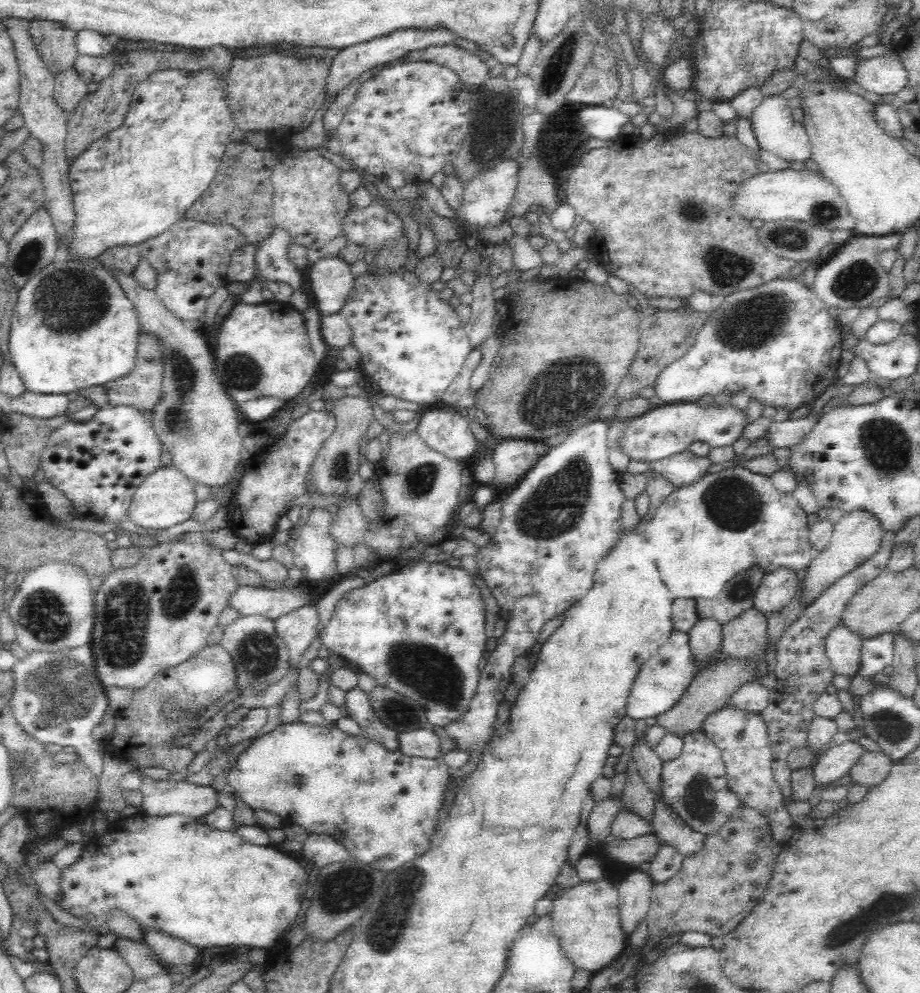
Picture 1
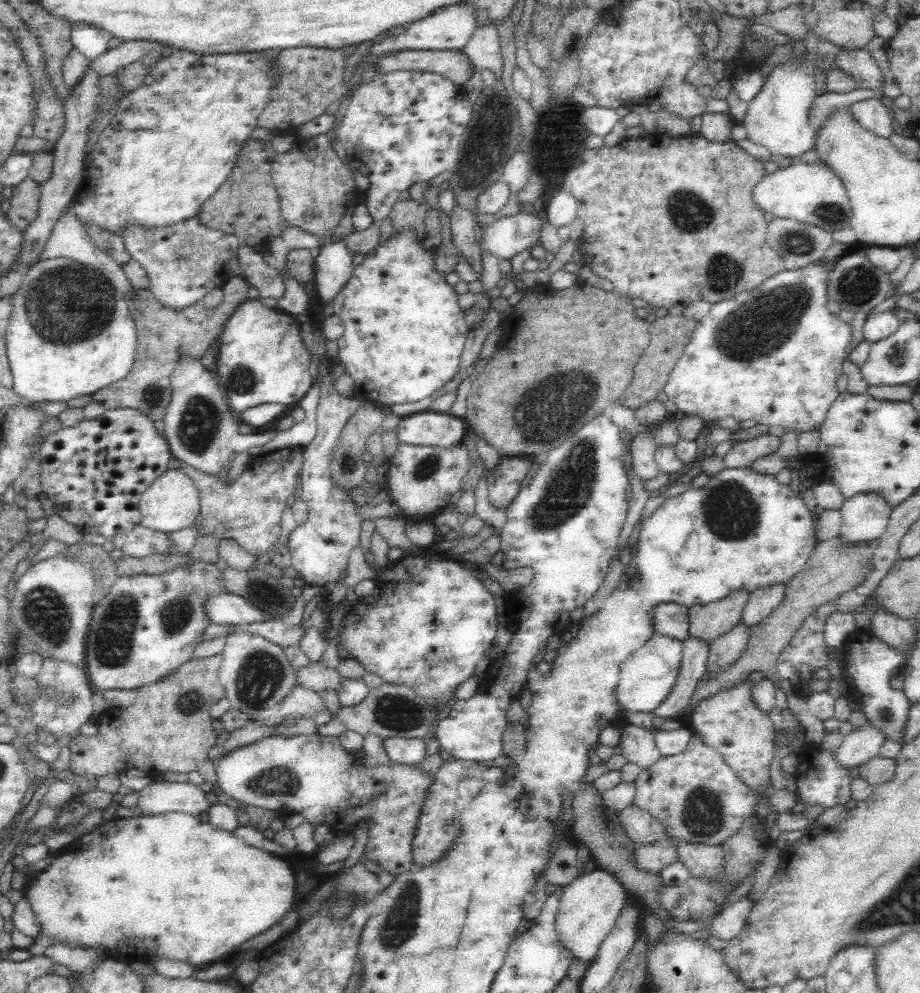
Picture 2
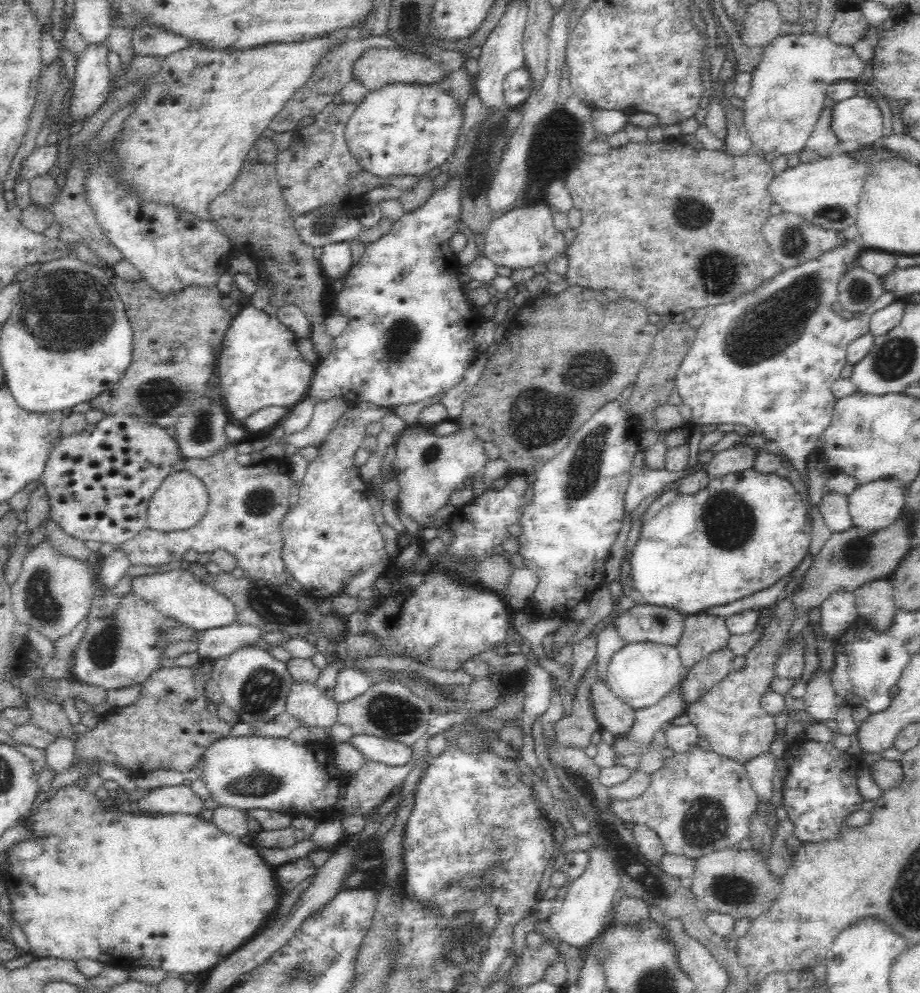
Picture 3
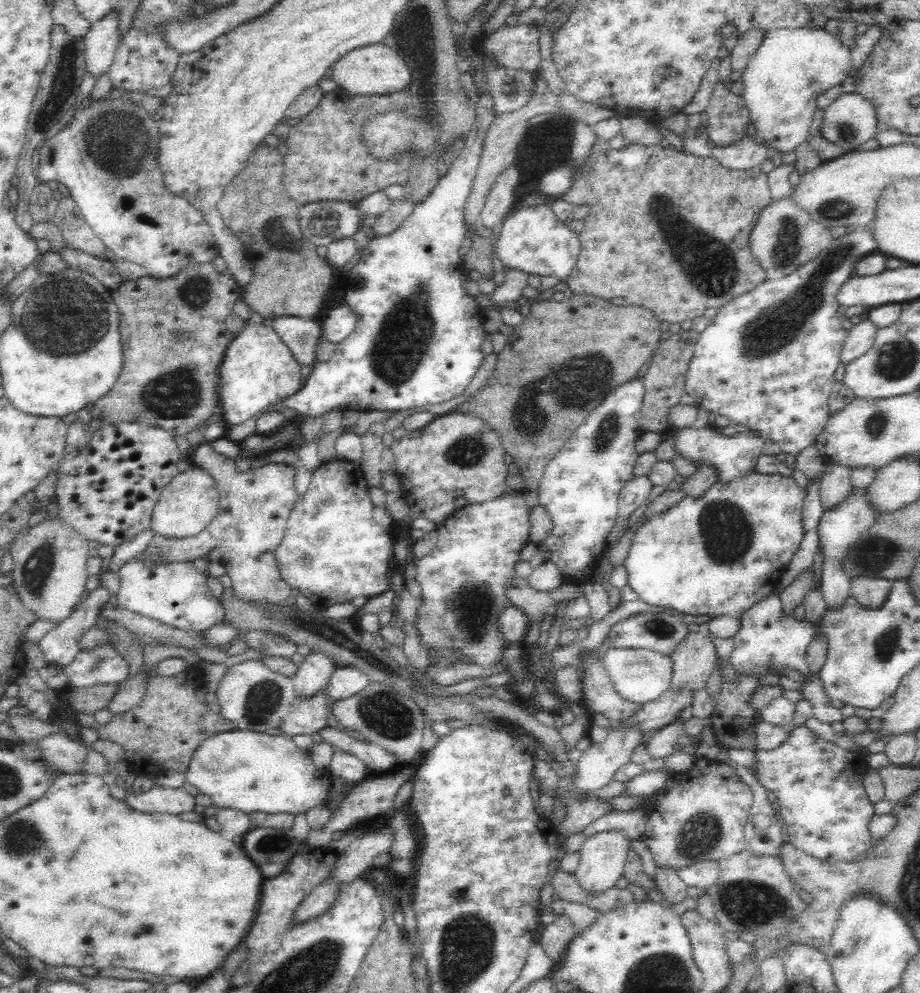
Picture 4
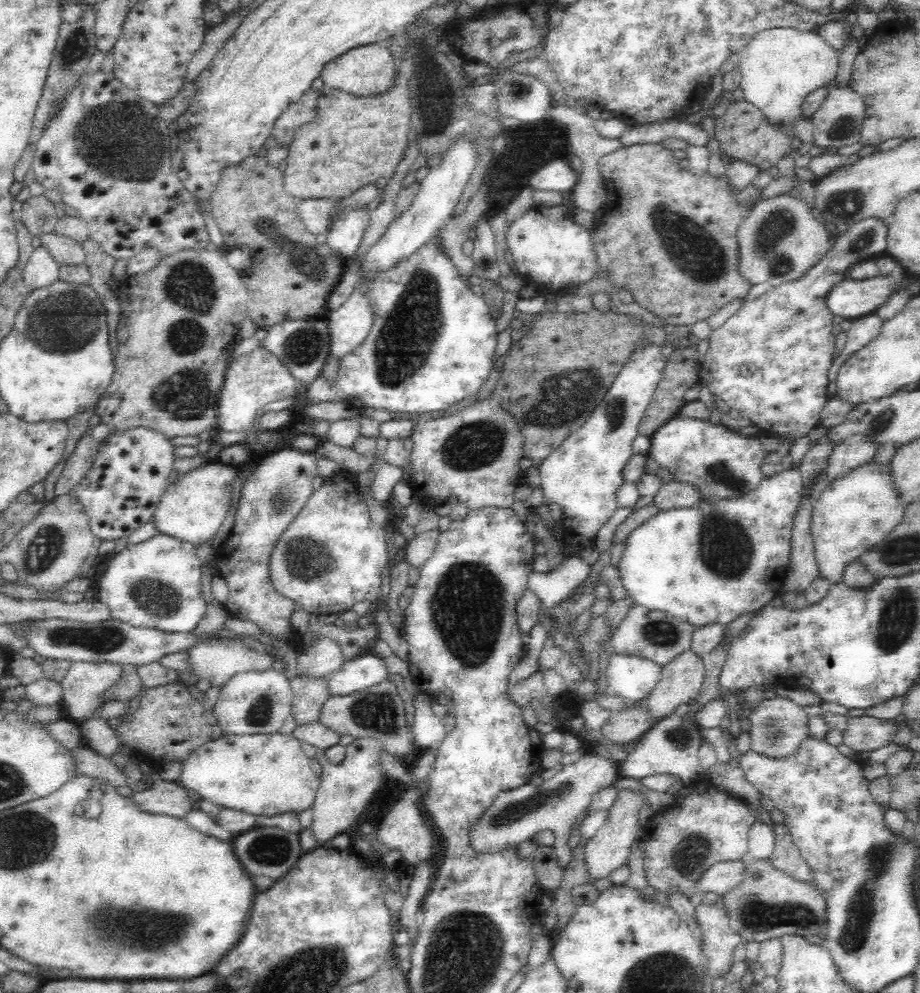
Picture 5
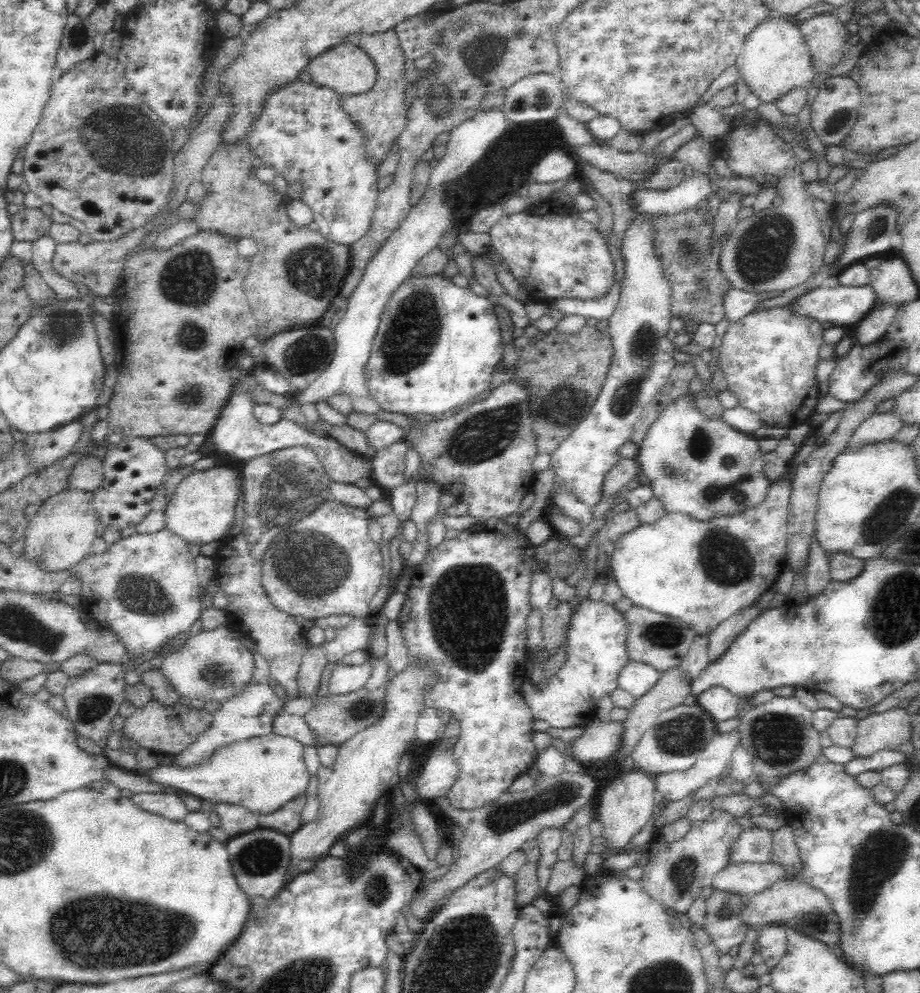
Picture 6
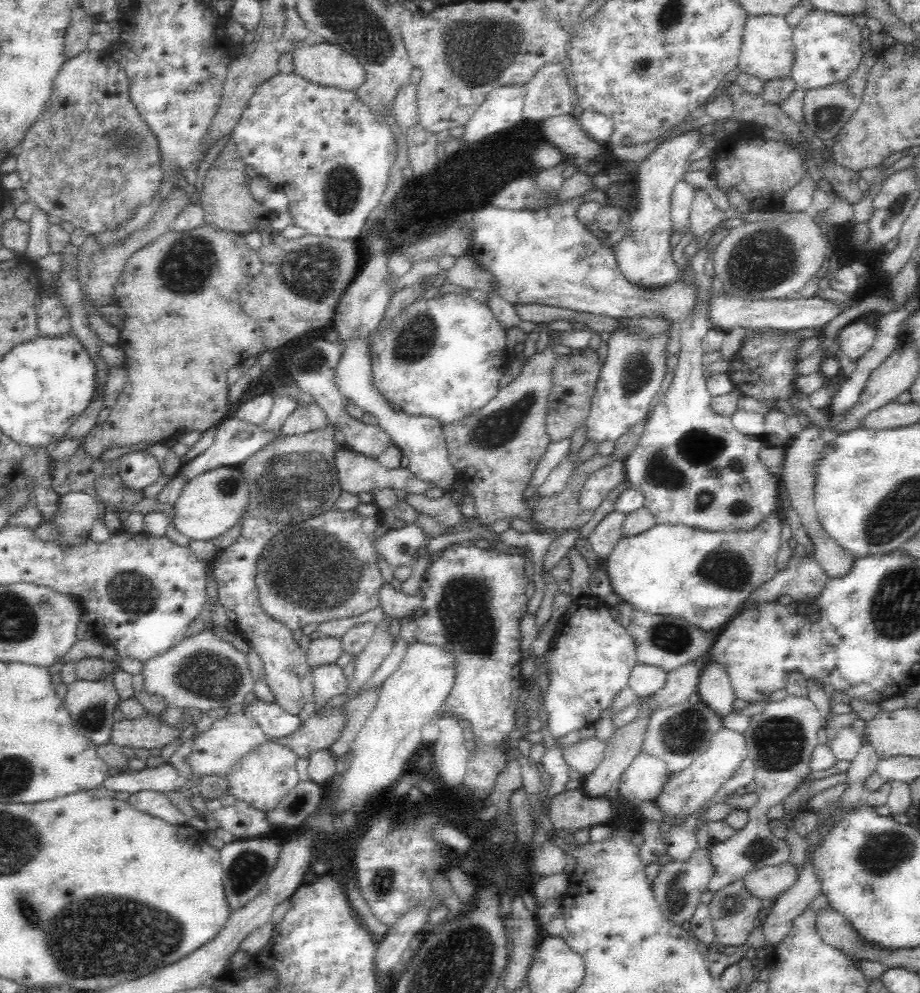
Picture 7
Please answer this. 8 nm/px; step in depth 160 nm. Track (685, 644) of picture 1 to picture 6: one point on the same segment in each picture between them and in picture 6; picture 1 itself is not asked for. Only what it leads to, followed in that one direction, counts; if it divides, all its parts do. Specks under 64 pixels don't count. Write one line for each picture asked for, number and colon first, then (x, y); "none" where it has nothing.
2: (648, 675)
3: (640, 674)
4: (641, 675)
5: (632, 677)
6: (636, 677)

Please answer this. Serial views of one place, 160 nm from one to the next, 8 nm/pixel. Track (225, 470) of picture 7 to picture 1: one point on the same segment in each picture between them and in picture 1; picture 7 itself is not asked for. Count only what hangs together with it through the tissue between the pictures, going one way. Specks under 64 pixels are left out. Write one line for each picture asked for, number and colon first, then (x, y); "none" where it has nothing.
1: (166, 497)
2: (171, 502)
3: (179, 502)
4: (189, 501)
5: (191, 509)
6: (200, 510)

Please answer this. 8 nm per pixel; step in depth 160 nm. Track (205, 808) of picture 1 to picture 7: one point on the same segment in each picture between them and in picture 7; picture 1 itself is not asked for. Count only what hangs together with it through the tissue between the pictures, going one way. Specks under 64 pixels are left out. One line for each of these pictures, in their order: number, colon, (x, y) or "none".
2: (163, 797)
3: (181, 799)
4: (172, 801)
5: (164, 797)
6: (170, 805)
7: (153, 803)

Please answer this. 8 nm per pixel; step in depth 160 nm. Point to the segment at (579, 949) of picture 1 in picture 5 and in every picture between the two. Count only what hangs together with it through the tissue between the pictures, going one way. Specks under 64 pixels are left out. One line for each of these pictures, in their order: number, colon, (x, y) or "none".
2: (588, 909)
3: (582, 917)
4: (602, 858)
5: (610, 848)

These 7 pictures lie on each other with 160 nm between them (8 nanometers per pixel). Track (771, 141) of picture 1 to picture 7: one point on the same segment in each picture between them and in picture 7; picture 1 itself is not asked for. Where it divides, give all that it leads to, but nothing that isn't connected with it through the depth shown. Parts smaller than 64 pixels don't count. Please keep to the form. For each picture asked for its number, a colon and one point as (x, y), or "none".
2: (777, 118)
3: (787, 93)
4: (792, 67)
5: (780, 66)
6: (776, 59)
7: (767, 52)

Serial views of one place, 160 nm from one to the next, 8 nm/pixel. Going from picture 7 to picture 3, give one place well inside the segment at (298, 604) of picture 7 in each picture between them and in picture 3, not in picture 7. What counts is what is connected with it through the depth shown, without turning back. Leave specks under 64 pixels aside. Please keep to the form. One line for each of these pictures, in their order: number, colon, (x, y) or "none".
3: (330, 535)
4: (333, 550)
5: (331, 556)
6: (325, 563)

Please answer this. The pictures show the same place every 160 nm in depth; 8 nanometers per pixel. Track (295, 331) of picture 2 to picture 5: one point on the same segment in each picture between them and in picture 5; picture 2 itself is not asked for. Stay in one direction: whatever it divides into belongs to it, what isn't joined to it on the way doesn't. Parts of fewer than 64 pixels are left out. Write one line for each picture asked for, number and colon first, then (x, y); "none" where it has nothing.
3: (259, 365)
4: (258, 369)
5: (252, 380)

